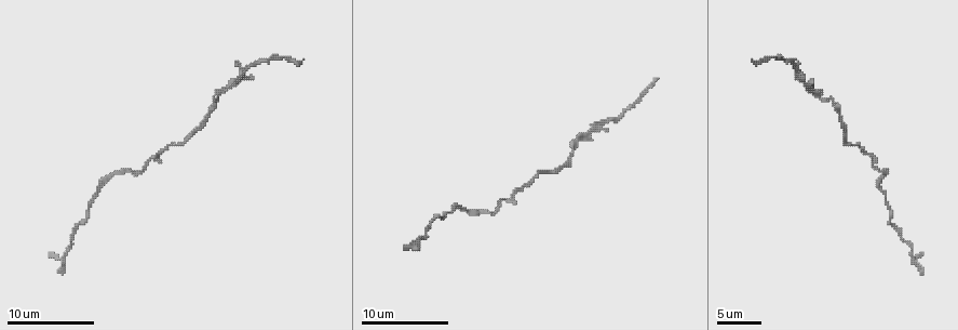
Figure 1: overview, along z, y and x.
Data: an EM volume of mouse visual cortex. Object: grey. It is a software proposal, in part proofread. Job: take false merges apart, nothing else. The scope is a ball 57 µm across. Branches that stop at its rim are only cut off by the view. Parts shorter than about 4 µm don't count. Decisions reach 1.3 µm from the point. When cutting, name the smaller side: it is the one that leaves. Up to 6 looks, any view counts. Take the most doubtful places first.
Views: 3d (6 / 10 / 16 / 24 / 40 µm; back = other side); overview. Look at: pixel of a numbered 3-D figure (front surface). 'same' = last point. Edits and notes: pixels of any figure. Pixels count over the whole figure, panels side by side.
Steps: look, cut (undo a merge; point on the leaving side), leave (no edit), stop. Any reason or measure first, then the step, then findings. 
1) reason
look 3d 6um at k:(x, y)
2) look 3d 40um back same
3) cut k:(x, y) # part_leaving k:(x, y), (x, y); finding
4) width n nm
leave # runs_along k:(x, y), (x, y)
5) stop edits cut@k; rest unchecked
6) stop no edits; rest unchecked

two arms in line, one across
look 3d 6um at 1:(604, 124)

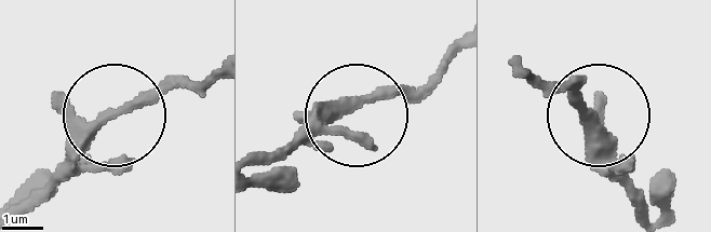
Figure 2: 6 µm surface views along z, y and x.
width 240 nm
leave # runs_along 2:(18, 206), (111, 120), (201, 82); one neuron here

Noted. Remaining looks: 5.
look 3d 10um at 1:(150, 159)

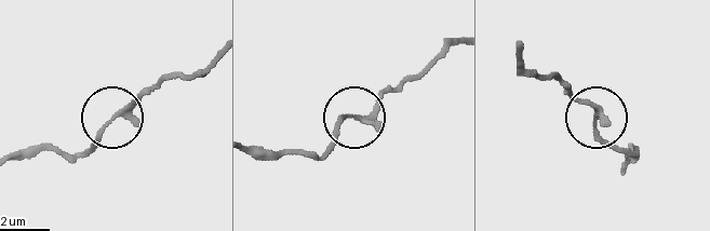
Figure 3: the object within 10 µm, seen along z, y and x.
width 170 nm
leave # runs_along 3:(164, 77), (111, 120), (89, 155); one neuron here

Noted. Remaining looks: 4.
narrows sharply
look 3d 10um at 1:(109, 178)

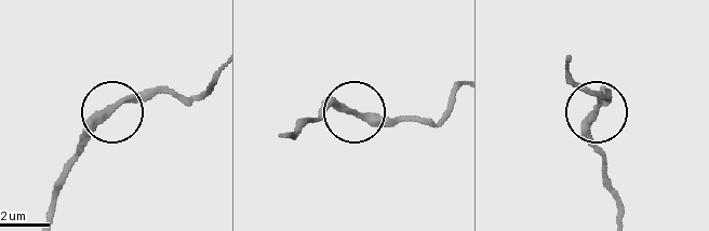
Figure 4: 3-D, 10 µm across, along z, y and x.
width 260 nm
leave # continuous, no second neuron

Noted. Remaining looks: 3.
stop no edits; rest unchecked

